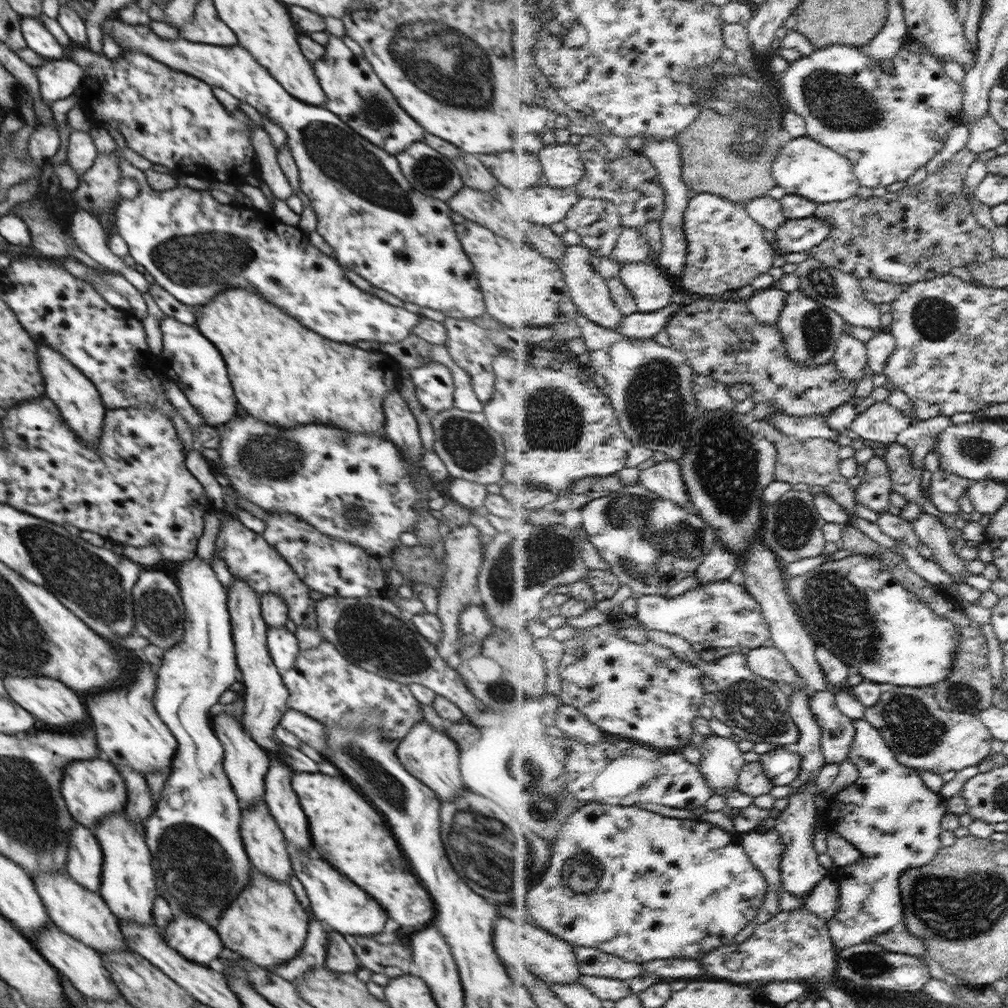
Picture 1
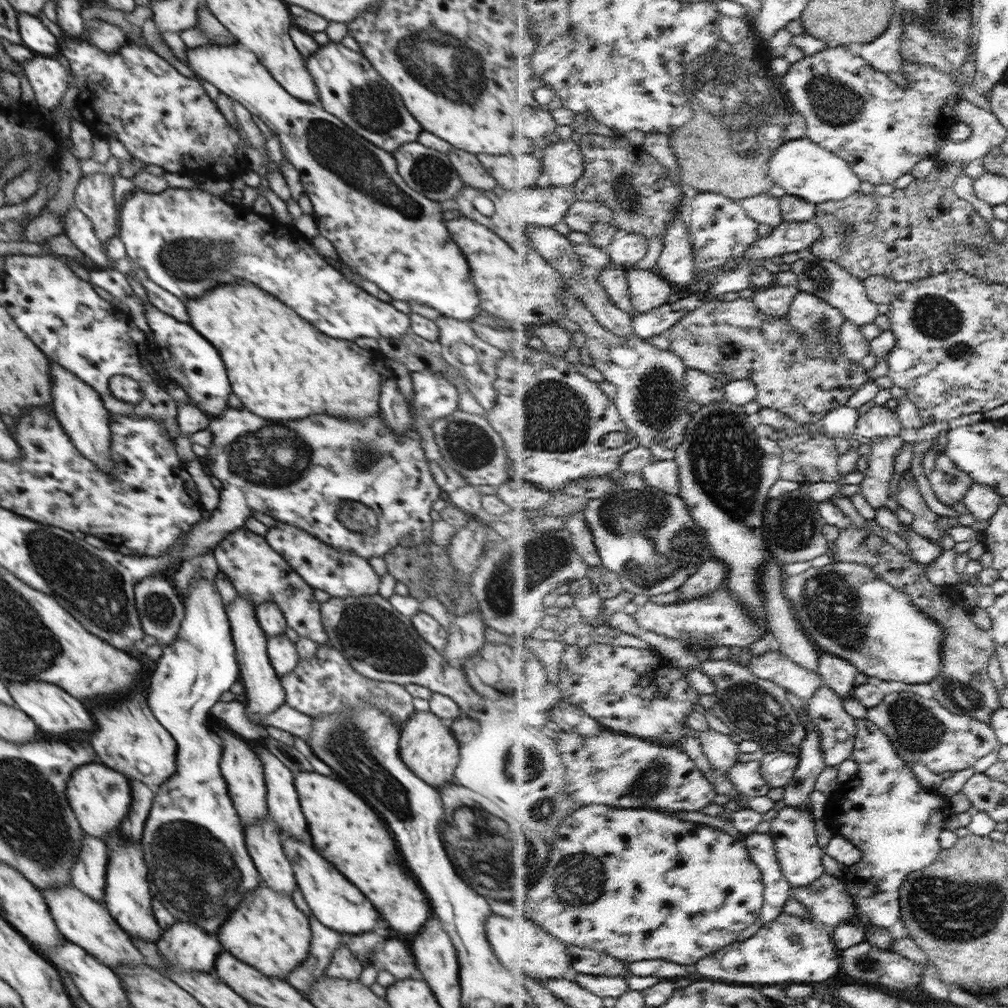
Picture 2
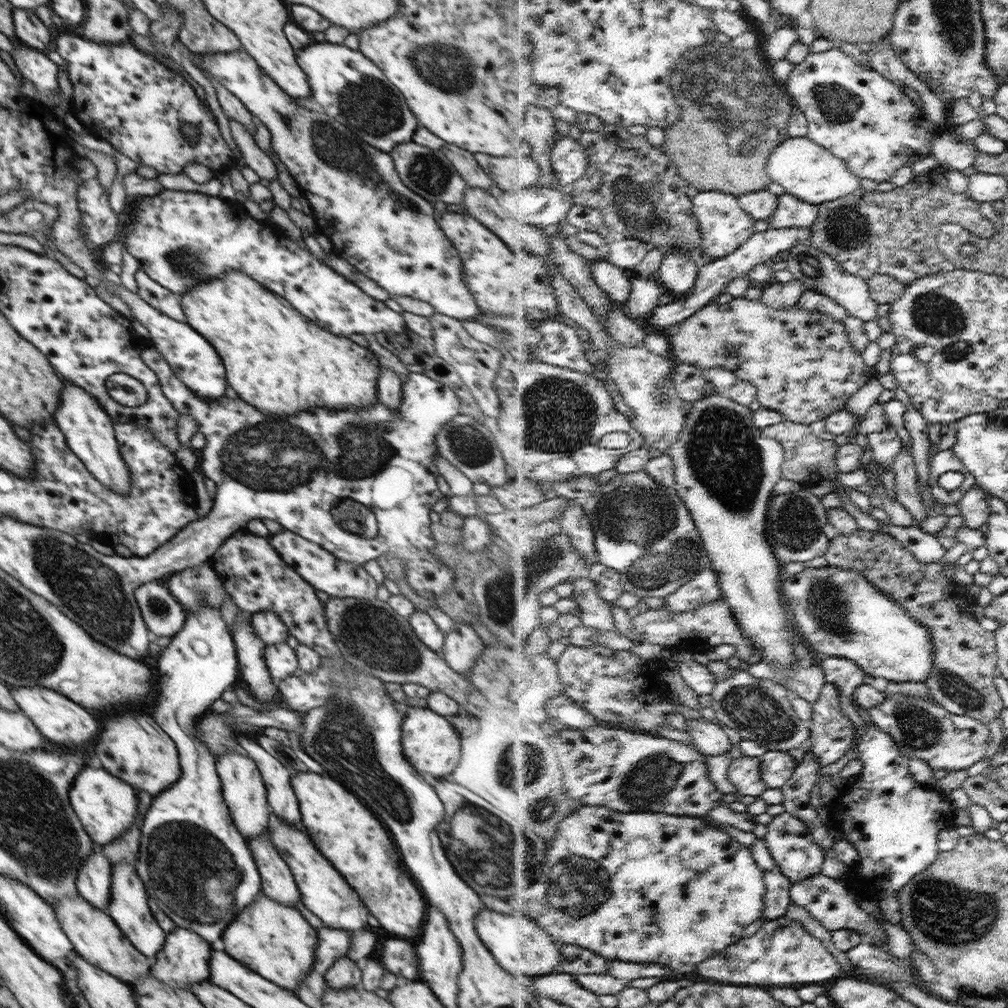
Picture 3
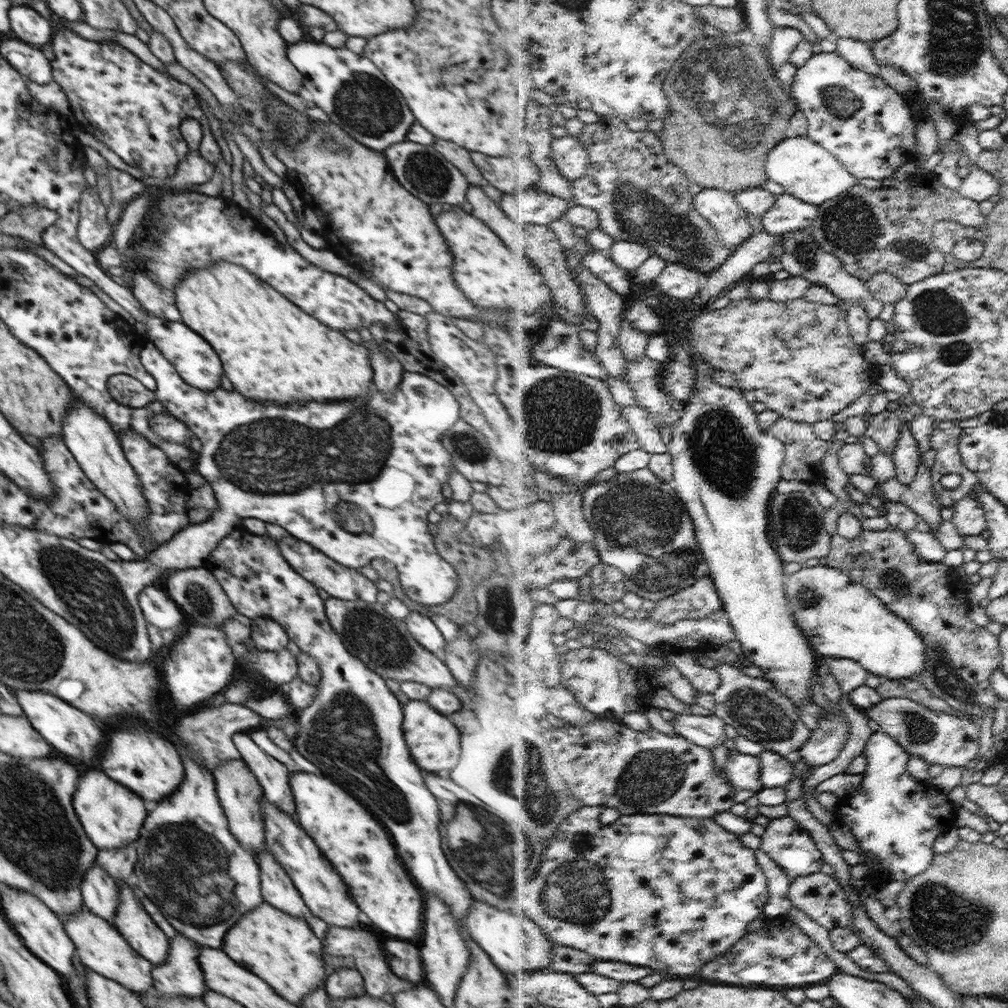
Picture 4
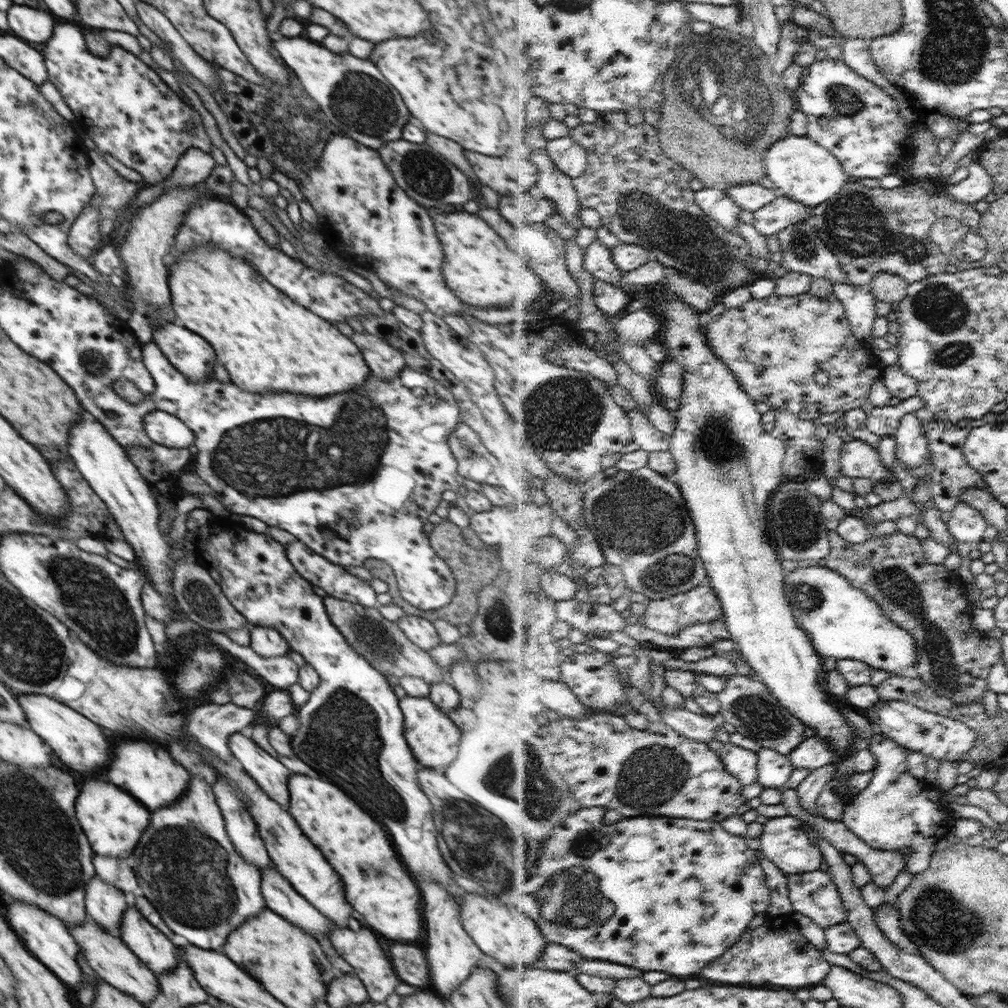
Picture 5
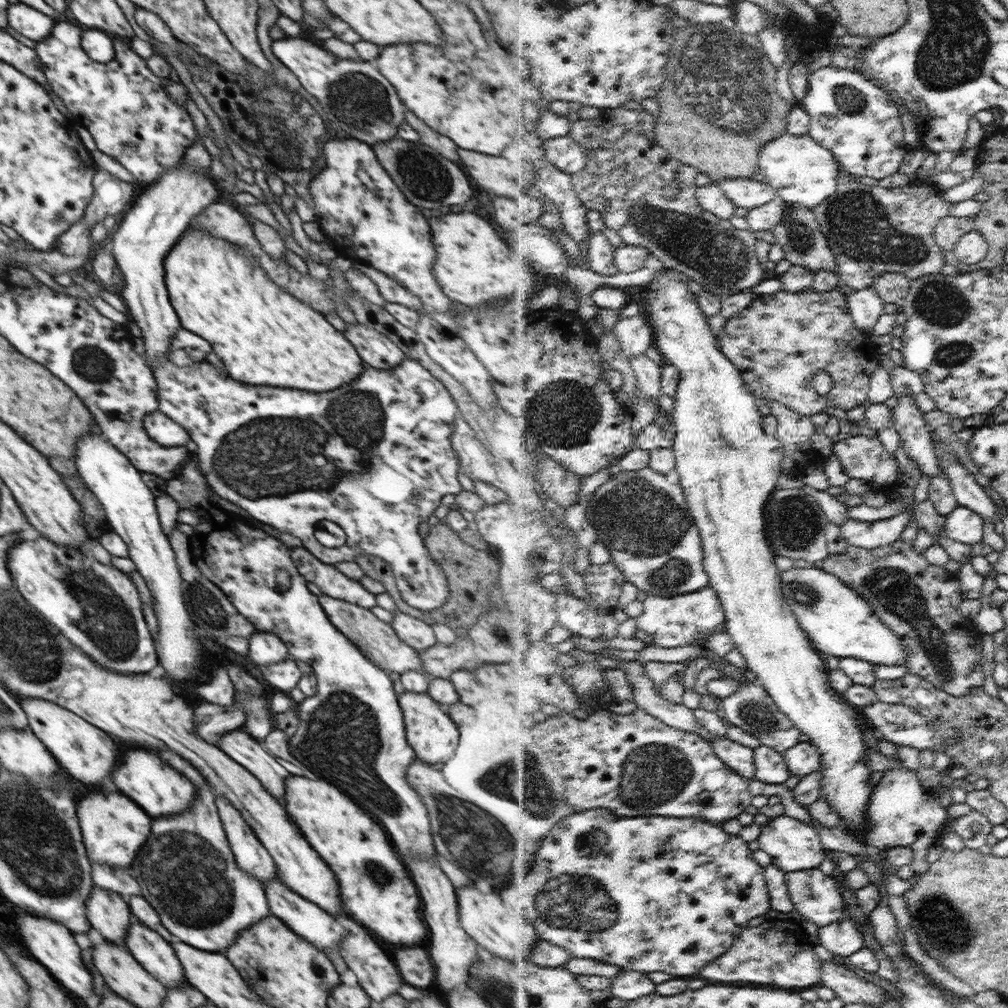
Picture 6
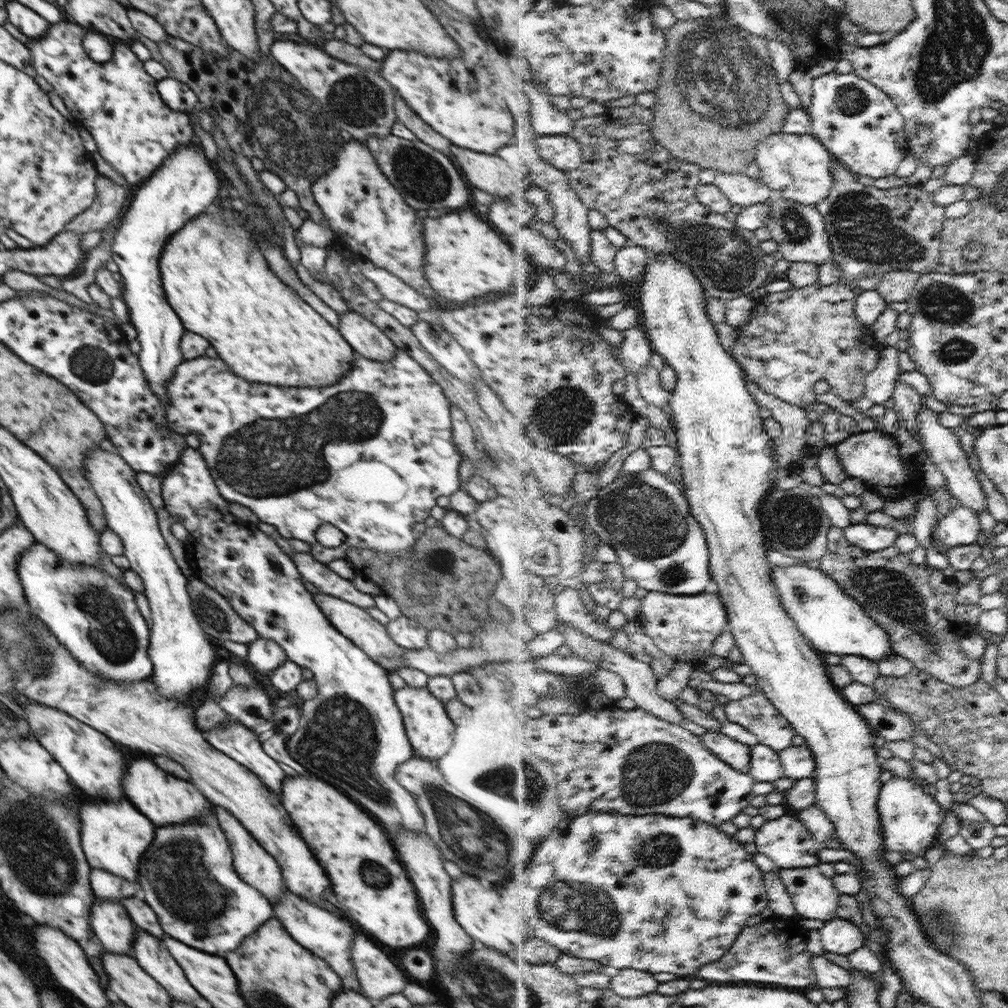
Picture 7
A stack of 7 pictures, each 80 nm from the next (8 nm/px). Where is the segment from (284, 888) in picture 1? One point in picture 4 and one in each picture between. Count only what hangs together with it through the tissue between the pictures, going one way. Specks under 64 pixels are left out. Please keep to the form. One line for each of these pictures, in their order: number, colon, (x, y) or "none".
2: (268, 931)
3: (271, 938)
4: (282, 950)

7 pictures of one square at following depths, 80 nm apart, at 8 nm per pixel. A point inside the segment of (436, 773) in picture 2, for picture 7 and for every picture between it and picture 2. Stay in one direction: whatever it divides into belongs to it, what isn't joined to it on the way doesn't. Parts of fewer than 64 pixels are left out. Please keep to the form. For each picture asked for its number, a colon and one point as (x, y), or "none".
3: (431, 744)
4: (433, 740)
5: (434, 739)
6: (433, 735)
7: (430, 731)

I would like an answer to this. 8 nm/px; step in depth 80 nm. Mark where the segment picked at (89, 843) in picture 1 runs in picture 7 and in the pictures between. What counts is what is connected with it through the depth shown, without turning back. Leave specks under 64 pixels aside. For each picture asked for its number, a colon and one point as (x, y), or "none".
2: (88, 873)
3: (93, 881)
4: (100, 891)
5: (105, 903)
6: (108, 912)
7: (109, 920)

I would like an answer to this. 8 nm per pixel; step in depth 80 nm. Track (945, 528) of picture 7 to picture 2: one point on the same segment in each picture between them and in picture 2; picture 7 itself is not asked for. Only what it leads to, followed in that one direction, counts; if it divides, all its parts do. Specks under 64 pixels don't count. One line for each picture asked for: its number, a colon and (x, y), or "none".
2: (982, 501)
3: (974, 505)
4: (969, 515)
5: (967, 525)
6: (964, 525)

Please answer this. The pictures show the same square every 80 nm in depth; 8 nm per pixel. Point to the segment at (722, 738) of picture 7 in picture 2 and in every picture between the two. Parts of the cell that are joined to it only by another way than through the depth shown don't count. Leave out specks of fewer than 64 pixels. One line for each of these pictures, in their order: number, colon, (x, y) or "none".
2: (748, 778)
3: (746, 773)
4: (744, 770)
5: (743, 763)
6: (742, 758)

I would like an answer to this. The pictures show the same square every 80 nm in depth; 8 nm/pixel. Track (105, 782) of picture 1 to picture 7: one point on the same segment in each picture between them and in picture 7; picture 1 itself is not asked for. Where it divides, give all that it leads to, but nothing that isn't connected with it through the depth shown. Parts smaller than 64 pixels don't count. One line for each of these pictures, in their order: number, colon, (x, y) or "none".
2: (100, 797)
3: (106, 805)
4: (111, 814)
5: (113, 820)
6: (114, 827)
7: (115, 835)

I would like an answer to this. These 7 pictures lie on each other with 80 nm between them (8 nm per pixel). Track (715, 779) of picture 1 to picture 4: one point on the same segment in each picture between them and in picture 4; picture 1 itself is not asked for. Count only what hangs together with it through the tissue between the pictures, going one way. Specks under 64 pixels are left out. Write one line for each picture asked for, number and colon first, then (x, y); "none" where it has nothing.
2: (723, 751)
3: (711, 738)
4: (710, 730)

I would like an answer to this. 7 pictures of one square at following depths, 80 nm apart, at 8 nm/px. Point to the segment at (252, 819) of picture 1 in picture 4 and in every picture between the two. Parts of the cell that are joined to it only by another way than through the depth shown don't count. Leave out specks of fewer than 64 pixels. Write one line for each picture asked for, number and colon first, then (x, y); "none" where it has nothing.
2: (263, 840)
3: (277, 881)
4: (277, 888)

